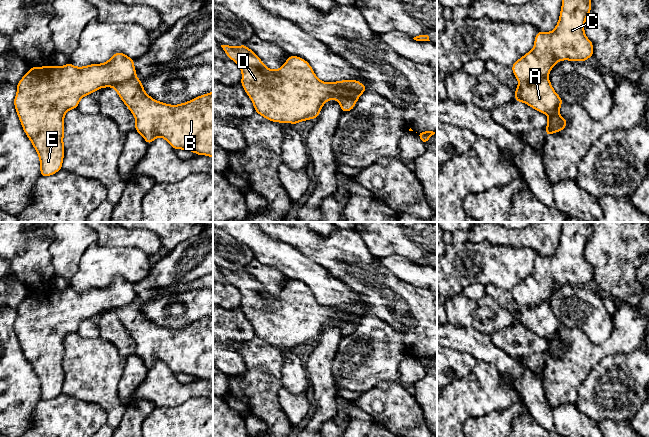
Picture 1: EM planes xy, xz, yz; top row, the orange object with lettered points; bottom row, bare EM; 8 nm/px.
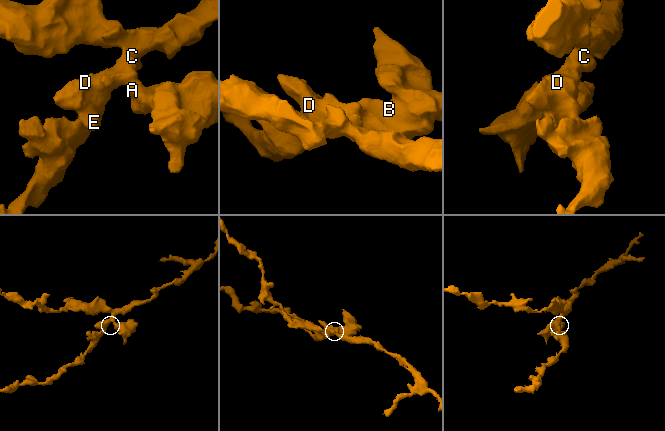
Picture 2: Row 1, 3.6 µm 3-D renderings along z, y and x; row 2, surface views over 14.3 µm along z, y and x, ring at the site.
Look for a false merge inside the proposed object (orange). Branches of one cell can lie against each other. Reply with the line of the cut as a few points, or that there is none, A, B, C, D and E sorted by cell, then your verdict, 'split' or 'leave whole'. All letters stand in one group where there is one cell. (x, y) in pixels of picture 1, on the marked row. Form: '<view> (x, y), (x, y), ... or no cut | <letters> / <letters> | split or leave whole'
yz (546, 76), (532, 82), (519, 83) | A B / C D E | split

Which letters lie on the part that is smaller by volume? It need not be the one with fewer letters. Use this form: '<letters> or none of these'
A, B

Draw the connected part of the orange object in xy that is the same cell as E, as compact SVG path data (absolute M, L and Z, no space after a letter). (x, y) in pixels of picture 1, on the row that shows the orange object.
M120 52L102 64L75 67L69 62L62 67L43 66L29 69L16 85L18 91L14 106L23 130L40 158L41 177L53 175L62 169L65 113L77 109L82 97L103 87L115 87L136 75L134 60Z

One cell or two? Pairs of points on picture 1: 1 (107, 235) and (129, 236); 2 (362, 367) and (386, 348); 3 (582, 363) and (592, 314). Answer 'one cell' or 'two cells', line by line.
1: one cell
2: one cell
3: two cells

